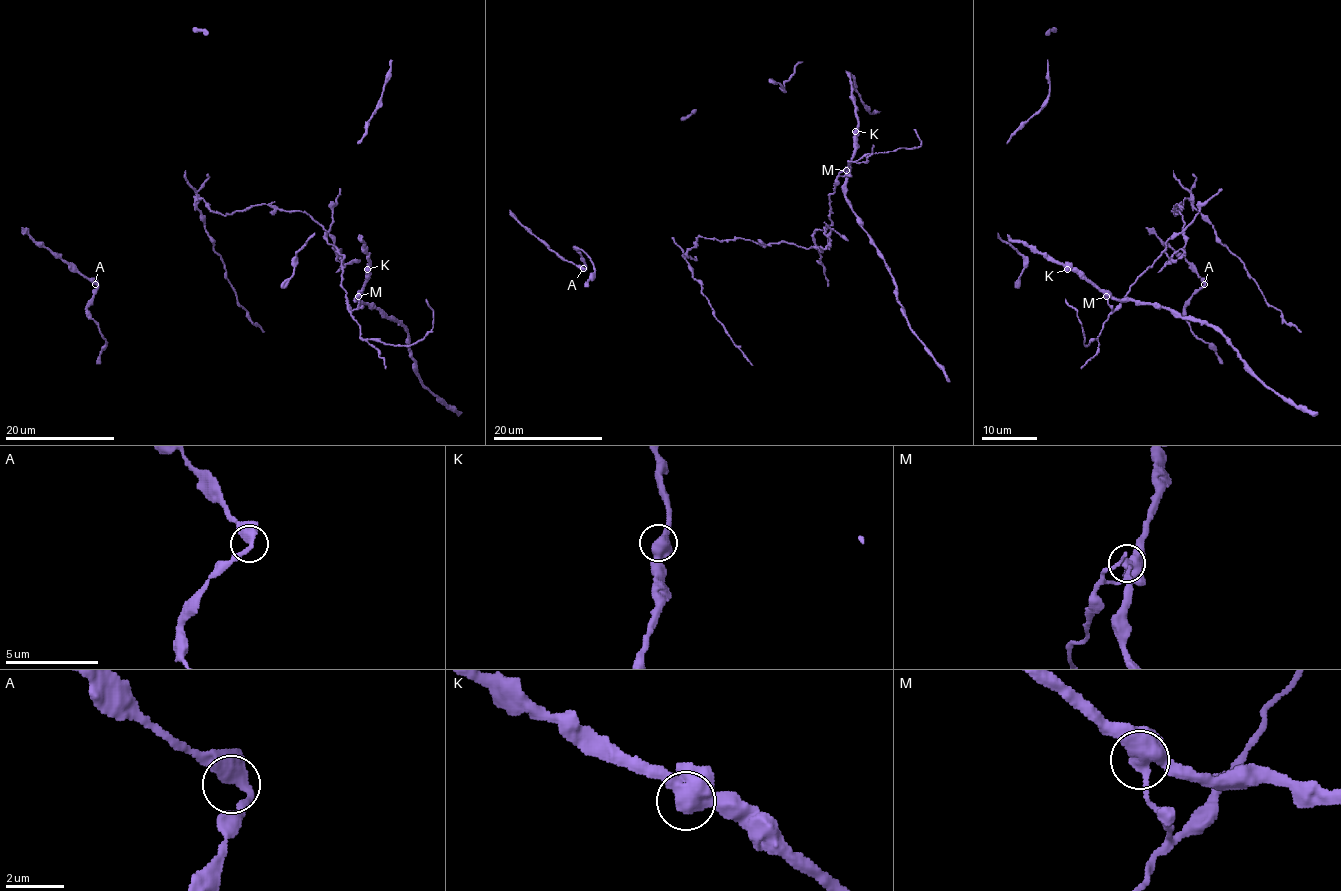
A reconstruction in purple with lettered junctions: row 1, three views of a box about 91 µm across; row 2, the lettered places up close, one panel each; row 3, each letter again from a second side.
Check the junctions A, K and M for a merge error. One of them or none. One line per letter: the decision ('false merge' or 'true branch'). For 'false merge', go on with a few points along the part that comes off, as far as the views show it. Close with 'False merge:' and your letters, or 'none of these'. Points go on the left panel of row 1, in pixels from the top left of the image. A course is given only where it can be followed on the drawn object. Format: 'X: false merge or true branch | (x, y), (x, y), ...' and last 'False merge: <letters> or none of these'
A: true branch
K: true branch
M: false merge | (357, 296), (349, 310), (344, 257), (301, 211), (267, 204), (224, 215), (199, 199), (236, 301), (264, 332)
False merge: M

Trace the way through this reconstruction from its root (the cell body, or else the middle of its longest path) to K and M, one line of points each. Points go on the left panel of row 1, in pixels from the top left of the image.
K: (326, 236), (327, 241), (344, 257), (341, 285), (346, 294), (349, 310), (359, 303), (367, 269)
M: (326, 236), (327, 241), (344, 257), (341, 285), (346, 294), (349, 310), (357, 306), (357, 296)

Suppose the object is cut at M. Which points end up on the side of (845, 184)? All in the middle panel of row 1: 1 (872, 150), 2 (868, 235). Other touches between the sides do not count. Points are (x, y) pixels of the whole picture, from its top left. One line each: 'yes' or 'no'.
1: no
2: yes

